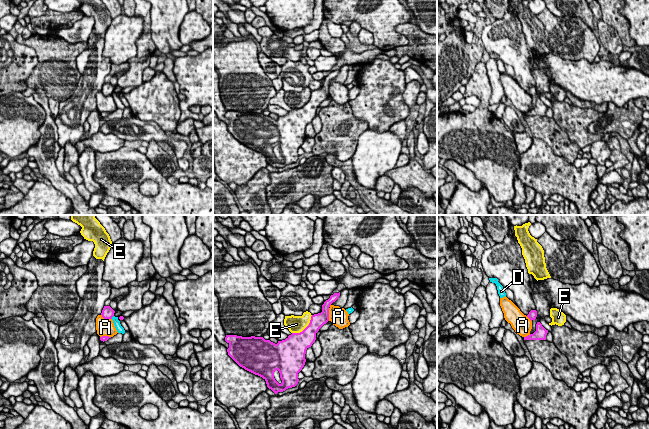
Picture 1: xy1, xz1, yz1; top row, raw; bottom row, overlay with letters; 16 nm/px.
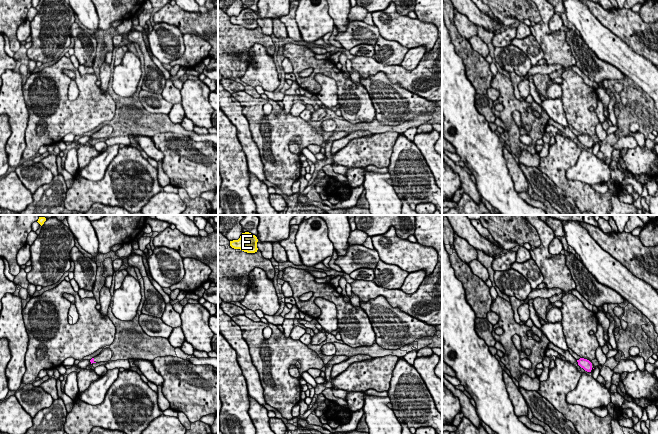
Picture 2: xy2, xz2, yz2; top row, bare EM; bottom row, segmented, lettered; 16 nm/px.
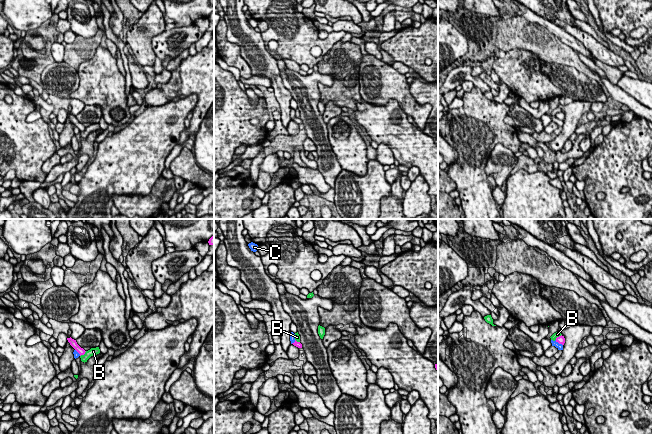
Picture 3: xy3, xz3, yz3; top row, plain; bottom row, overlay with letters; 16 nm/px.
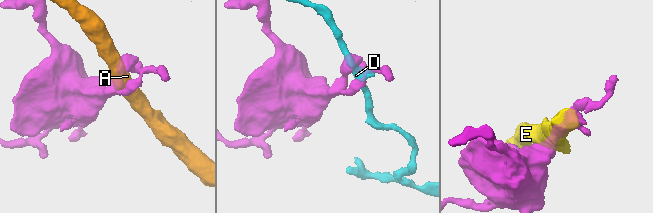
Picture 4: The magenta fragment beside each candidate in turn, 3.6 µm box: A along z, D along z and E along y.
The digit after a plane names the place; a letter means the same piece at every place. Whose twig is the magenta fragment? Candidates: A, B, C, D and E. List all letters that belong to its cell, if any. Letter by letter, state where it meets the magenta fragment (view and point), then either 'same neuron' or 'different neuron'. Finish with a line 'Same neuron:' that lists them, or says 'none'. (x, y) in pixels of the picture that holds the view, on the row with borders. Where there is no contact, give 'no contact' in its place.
A: contact xz1 (328, 314); different neuron
B: contact xy3 (83, 354); different neuron
C: contact yz3 (559, 343); different neuron
D: contact xy1 (112, 316); different neuron
E: contact xz1 (305, 328); different neuron
Same neuron: none

